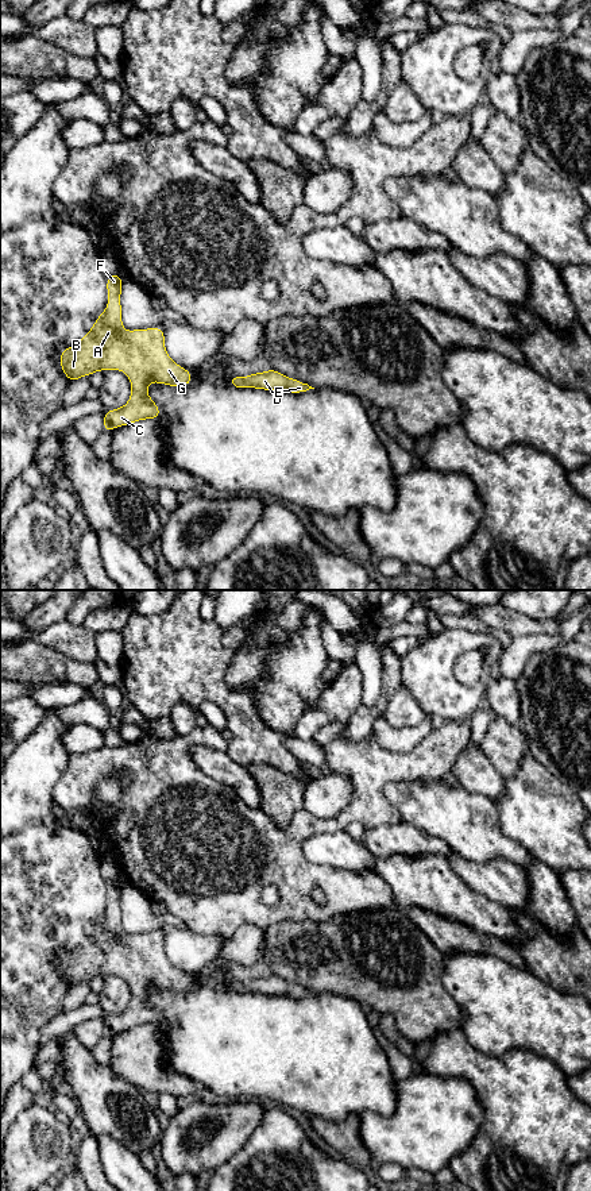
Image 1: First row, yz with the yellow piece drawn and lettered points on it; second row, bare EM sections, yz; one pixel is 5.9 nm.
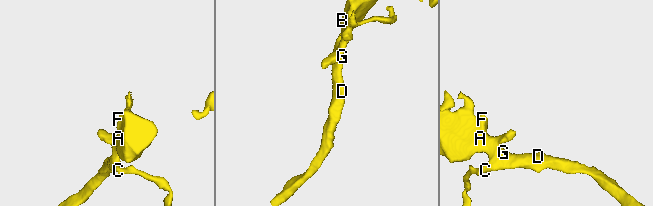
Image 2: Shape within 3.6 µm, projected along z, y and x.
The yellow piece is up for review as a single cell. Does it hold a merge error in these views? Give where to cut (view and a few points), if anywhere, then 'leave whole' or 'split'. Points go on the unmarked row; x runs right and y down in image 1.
cut none; leave whole

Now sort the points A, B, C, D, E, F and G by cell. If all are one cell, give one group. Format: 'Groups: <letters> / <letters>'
Groups: A B C D E F G

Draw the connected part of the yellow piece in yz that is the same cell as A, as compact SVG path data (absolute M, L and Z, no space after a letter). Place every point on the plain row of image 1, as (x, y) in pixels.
M117 876L107 880L107 914L76 951L63 952L59 960L61 975L70 988L97 975L115 974L128 980L131 1002L123 1013L103 1020L103 1037L139 1025L159 1024L161 1014L146 997L151 986L174 992L193 986L189 975L170 964L161 932L124 936L120 907L123 889Z

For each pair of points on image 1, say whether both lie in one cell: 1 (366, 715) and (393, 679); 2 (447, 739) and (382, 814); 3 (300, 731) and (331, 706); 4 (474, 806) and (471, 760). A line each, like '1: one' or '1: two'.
1: one
2: one
3: one
4: two

